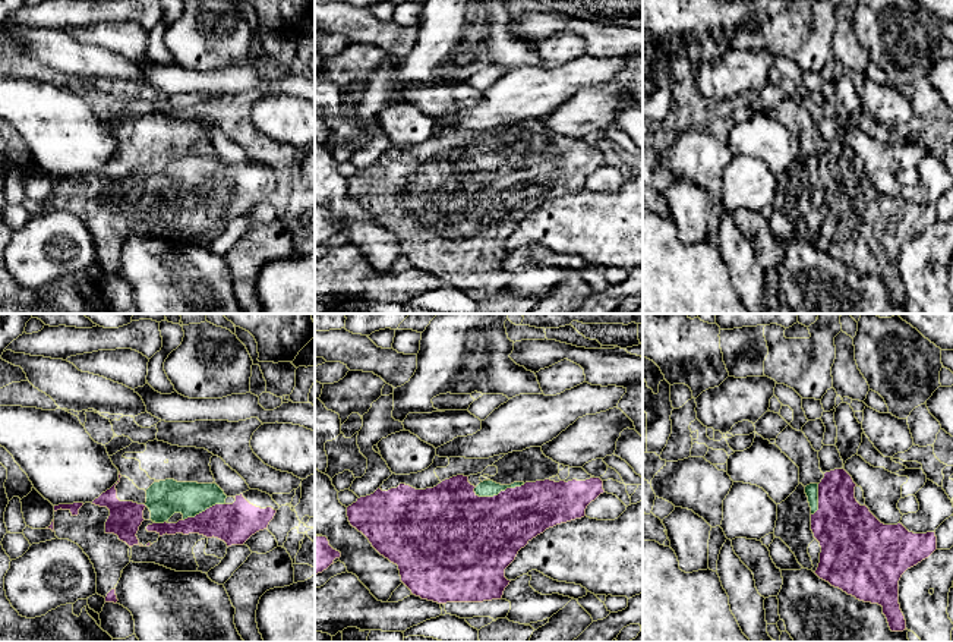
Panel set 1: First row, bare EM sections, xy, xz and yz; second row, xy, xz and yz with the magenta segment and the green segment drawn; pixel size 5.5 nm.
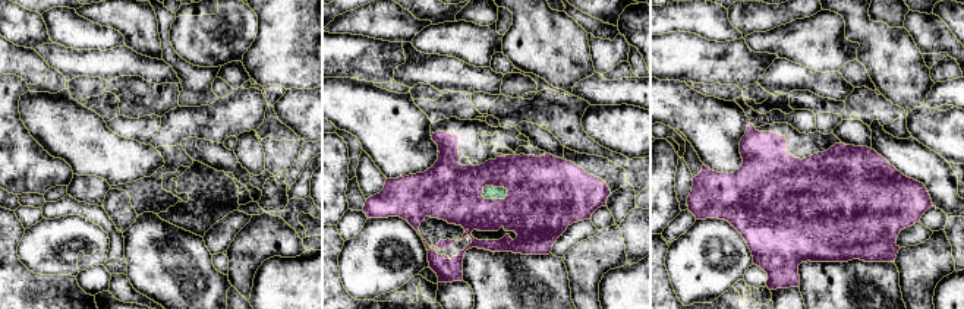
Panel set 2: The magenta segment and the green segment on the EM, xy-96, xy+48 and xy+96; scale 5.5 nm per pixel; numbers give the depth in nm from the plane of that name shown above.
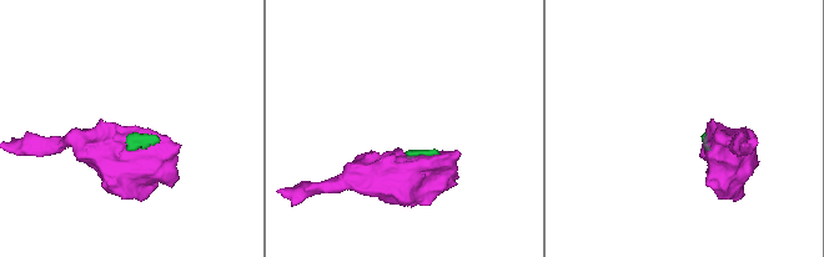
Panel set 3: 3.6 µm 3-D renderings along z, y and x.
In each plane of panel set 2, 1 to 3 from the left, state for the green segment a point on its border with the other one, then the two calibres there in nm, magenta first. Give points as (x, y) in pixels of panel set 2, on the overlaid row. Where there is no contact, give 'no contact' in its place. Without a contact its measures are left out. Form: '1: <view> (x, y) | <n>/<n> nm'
1: no contact
2: xy+48 (491, 185) | 340/80 nm
3: no contact

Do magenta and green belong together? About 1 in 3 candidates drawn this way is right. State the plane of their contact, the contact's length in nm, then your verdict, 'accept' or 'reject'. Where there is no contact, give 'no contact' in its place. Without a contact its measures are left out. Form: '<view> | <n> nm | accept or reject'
xz | 300 nm | accept

